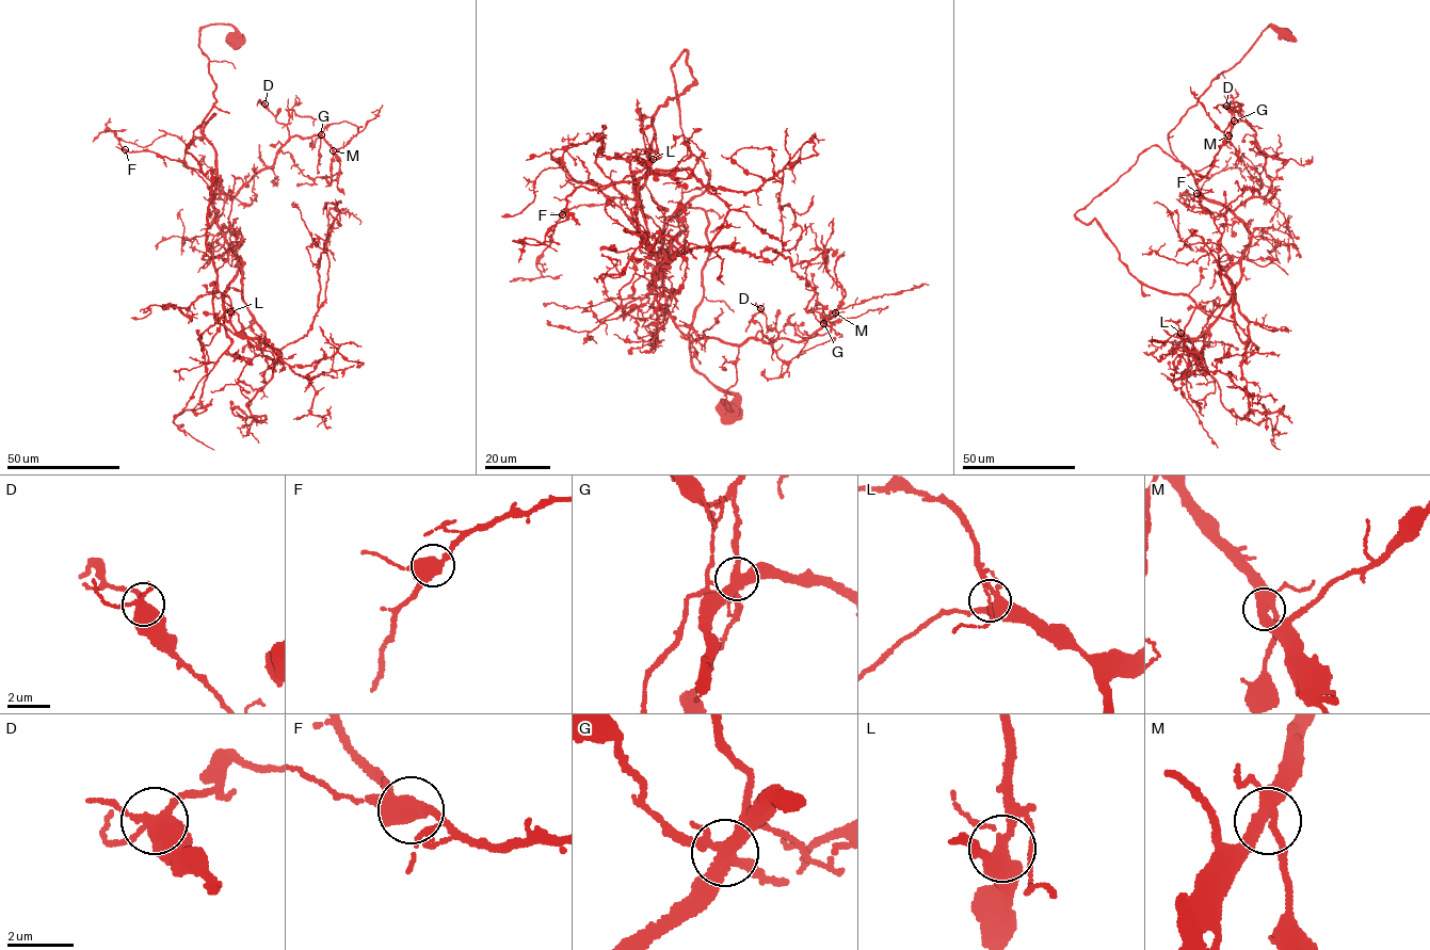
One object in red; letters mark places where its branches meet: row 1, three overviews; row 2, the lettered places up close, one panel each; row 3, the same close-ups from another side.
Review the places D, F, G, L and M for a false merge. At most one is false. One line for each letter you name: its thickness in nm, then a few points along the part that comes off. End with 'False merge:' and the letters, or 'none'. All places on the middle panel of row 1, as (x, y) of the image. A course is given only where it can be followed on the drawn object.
G: 400 nm | (823, 323), (830, 326), (830, 332), (801, 338), (796, 333), (794, 324), (804, 334), (804, 331)
False merge: G

